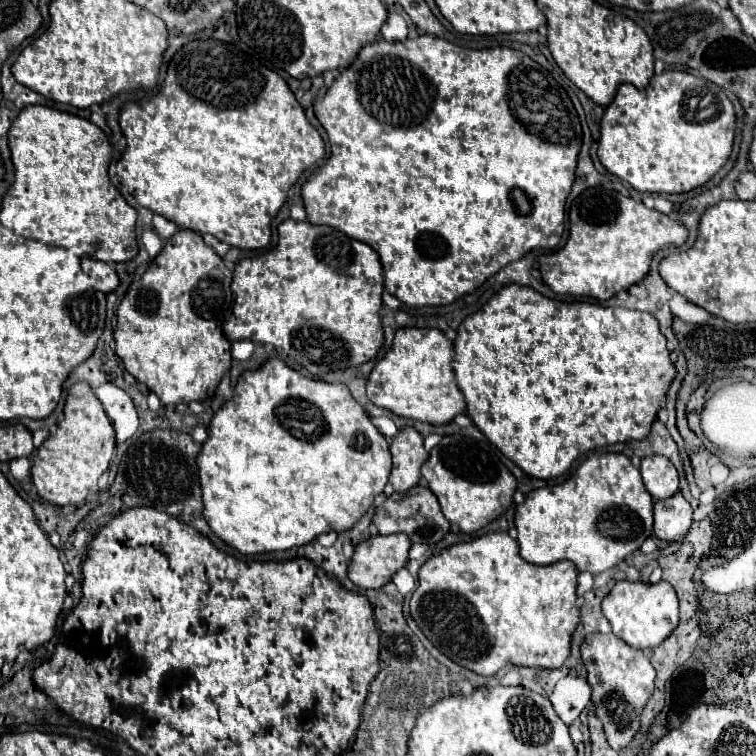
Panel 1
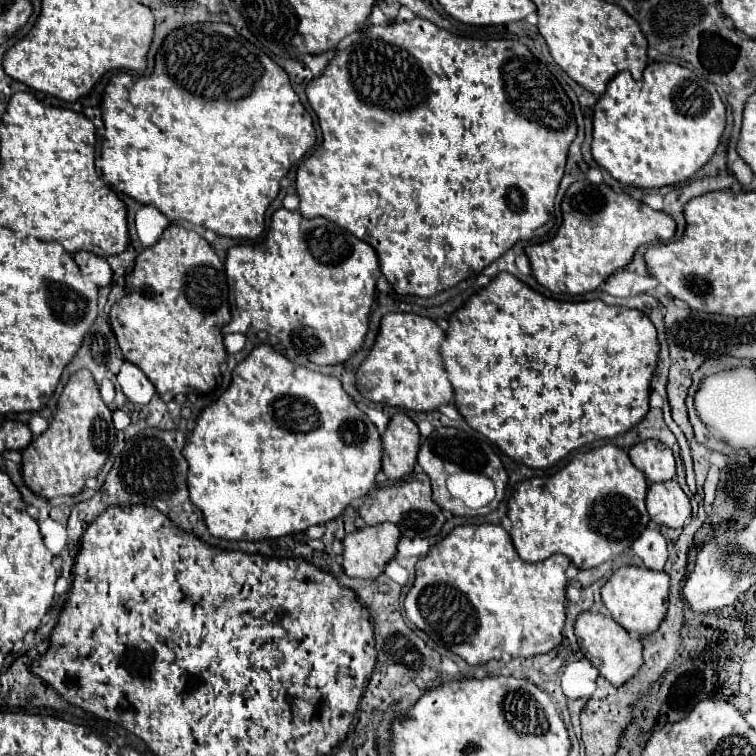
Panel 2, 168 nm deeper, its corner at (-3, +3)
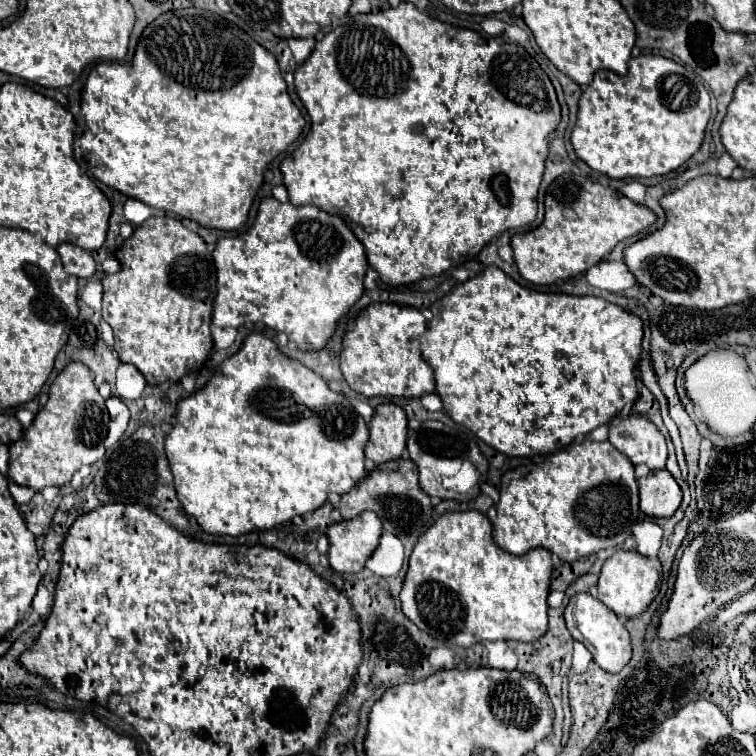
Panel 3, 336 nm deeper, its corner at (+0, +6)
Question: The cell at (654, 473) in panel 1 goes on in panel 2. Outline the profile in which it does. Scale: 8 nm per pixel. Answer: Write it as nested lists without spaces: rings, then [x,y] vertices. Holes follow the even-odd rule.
[[[645,439],[629,449],[631,463],[641,469],[651,483],[671,481],[675,477],[675,459],[671,449],[655,439]]]

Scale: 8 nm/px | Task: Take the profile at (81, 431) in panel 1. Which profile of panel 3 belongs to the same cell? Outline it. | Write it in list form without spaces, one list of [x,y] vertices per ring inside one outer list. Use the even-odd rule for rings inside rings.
[[[70,362],[50,386],[50,400],[36,414],[36,420],[24,436],[10,444],[8,476],[34,492],[46,486],[66,486],[74,472],[84,464],[94,464],[104,456],[104,440],[108,434],[108,410],[104,398],[94,386],[92,372],[82,362]]]

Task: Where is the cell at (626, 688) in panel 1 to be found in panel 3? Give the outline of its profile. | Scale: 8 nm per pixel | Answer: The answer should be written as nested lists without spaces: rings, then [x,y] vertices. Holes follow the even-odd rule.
[[[576,594],[570,600],[568,612],[566,612],[566,622],[572,634],[578,634],[576,638],[582,640],[582,644],[590,650],[592,658],[596,664],[600,664],[606,672],[620,672],[630,656],[632,656],[632,640],[628,630],[624,628],[624,624],[618,620],[618,616],[614,612],[610,612],[610,608],[606,608],[598,598],[594,598],[592,594]]]

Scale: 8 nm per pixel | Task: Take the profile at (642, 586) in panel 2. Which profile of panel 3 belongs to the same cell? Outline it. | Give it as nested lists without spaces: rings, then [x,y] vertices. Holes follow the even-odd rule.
[[[618,550],[602,566],[598,578],[598,600],[606,604],[612,612],[616,612],[620,618],[634,618],[644,614],[644,610],[654,602],[654,598],[660,592],[660,580],[662,566],[658,560],[644,558],[634,550]]]

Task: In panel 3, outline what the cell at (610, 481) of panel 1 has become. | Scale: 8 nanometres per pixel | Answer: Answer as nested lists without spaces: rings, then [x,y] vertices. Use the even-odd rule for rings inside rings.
[[[582,440],[542,460],[540,464],[520,466],[502,476],[500,502],[496,504],[498,518],[494,526],[494,542],[510,554],[526,554],[534,548],[546,548],[564,562],[574,562],[584,556],[592,556],[604,548],[620,548],[630,536],[630,528],[640,518],[638,508],[638,482],[634,476],[634,464],[618,452],[608,440]]]

